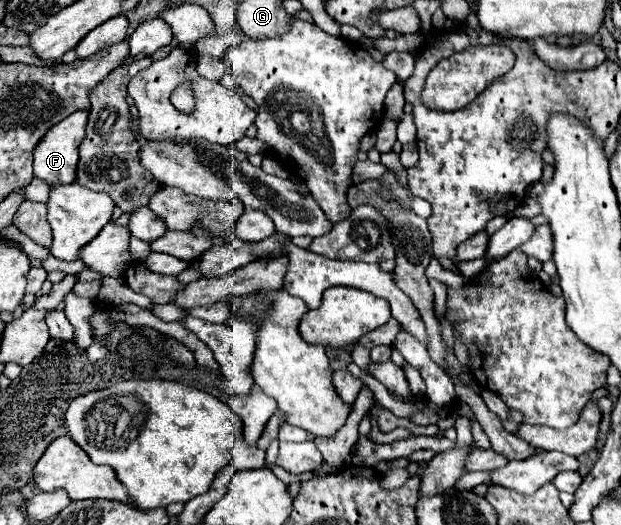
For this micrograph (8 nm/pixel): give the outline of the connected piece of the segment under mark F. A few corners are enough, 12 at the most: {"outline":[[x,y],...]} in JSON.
{"outline":[[87,112],[71,114],[35,148],[35,176],[73,184]]}

